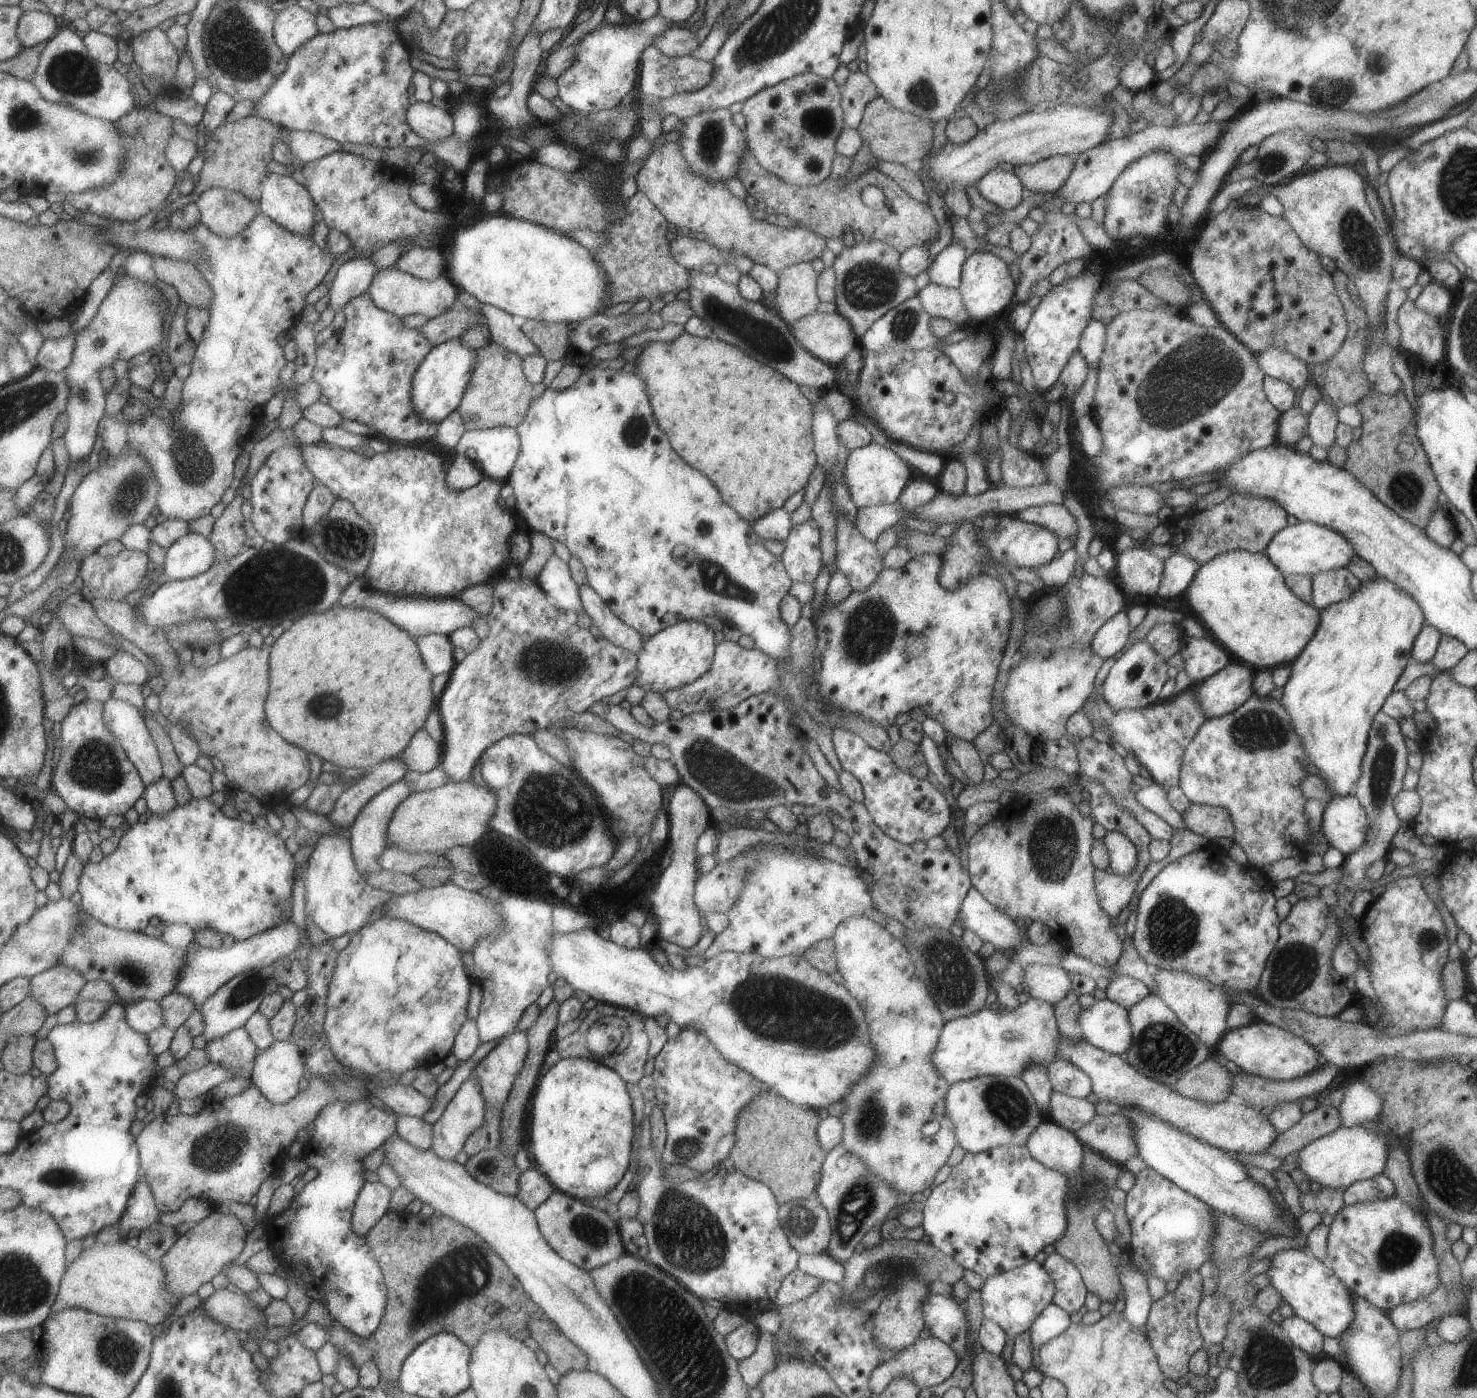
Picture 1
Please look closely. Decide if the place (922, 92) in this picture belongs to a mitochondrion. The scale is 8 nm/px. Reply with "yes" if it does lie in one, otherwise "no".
yes

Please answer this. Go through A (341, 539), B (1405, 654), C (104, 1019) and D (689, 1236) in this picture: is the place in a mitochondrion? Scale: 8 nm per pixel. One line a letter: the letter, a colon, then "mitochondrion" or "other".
A: mitochondrion
B: other
C: other
D: mitochondrion

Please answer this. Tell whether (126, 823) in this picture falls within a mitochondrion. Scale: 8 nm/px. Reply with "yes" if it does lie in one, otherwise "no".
no

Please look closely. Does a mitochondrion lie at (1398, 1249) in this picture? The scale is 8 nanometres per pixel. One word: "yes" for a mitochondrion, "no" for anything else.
yes

